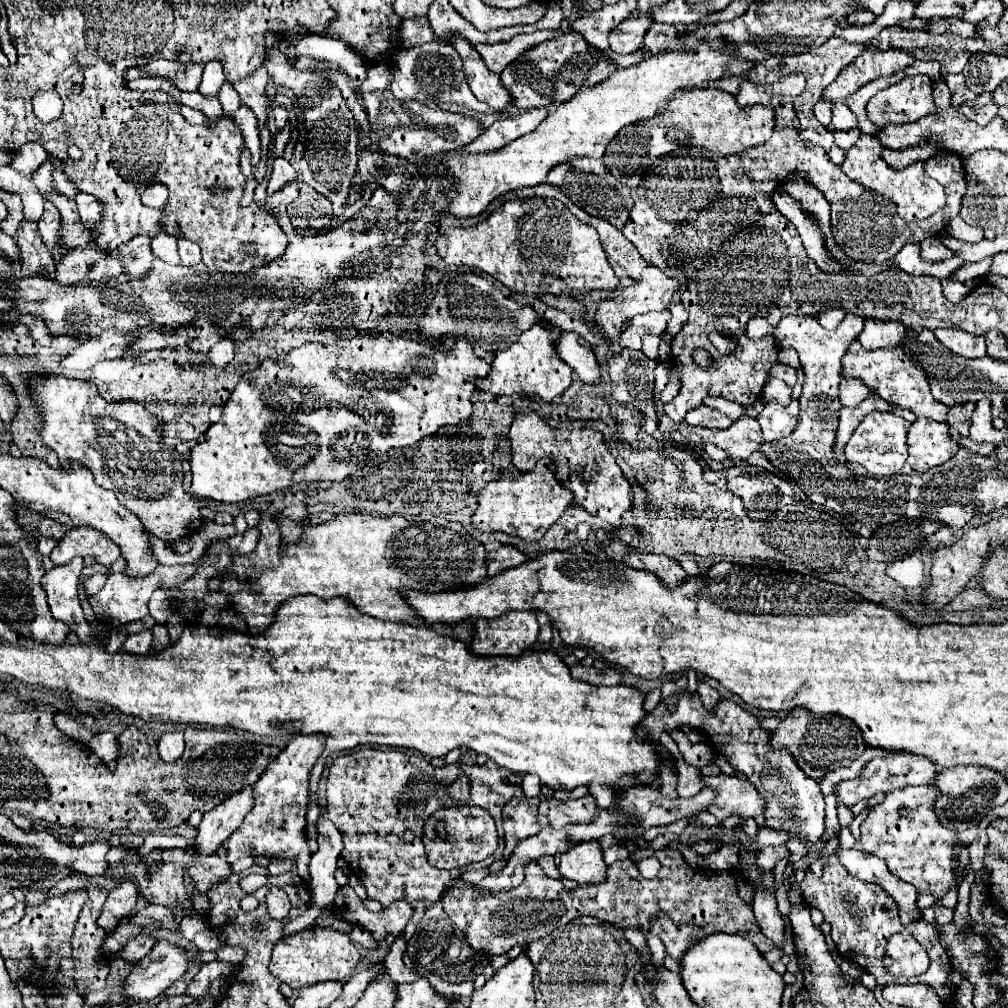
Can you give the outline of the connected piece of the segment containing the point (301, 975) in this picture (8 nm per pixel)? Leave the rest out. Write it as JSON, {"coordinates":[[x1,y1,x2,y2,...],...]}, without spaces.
{"coordinates":[[314,926,306,932,292,934,280,940,280,948,272,950,270,974,280,982,286,982,292,990,300,990,322,980,344,982,348,980,348,976,352,976,352,970,356,968,358,962,360,962,360,952,350,942,348,934,338,932,334,928]]}

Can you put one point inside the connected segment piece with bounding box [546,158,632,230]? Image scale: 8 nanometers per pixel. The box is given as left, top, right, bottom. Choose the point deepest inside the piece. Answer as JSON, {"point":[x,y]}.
{"point":[603,196]}

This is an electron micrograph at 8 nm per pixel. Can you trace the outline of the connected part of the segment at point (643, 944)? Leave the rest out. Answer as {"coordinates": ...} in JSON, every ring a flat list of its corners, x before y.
{"coordinates":[[624,929,625,938,632,944,637,950,644,953,648,949,648,945,645,936,642,932,632,929]]}

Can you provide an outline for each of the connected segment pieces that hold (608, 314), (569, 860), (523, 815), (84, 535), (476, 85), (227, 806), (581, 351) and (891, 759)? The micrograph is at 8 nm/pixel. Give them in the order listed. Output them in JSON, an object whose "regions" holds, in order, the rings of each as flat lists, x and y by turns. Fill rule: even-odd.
{"regions":[[[646,266,644,272,642,272,642,280,640,284,632,284,628,288,624,288,616,300,608,300,608,302,600,302,598,304,598,310,596,310,596,316,594,316,594,322,596,326,600,328,600,332,604,334,606,342,610,342,612,338,616,338,628,320,632,320,636,314,648,314,648,312,654,312,654,310,664,310,672,296,678,292,680,288,680,282,678,280,670,280,660,268,656,266]],[[596,842,576,844,572,852,566,852,560,862,560,872,564,878,582,884,598,884,606,880,606,862,602,848]],[[512,798,504,810,504,832,512,840,524,840,530,836,536,836,540,832,538,824,538,804,540,798]],[[80,526,70,528,66,536,56,544,50,558,54,564,68,564,74,556,94,556,98,564,112,566,120,556,120,548,104,532,96,528]],[[454,34,448,38,448,42,458,50,460,58,462,58,462,72,464,72,474,96,498,112,506,110,512,104,512,98,508,96,508,90,500,84,500,76,494,72,488,72,488,68,484,68,480,54,462,36]],[[244,790,236,796,230,796,210,812,206,812,202,822,198,824,194,852,198,856,216,854,216,850,224,846,228,836,244,822,244,816,250,812,250,808,252,808,252,792]],[[562,332,560,338,556,340,556,352,576,372,576,376,580,376,582,382,586,384,600,382,600,366,590,344,584,338,580,338,574,332]],[[892,754,892,756,882,756,882,758,872,758,862,766,862,772,852,778,836,784,834,794,836,794,836,804,844,804,852,808,860,800,868,800,876,792,888,794,894,788,906,788,906,786,920,786,920,784,930,784,932,776,936,776,936,766,930,760,924,760,924,756,908,756,908,754]]]}

